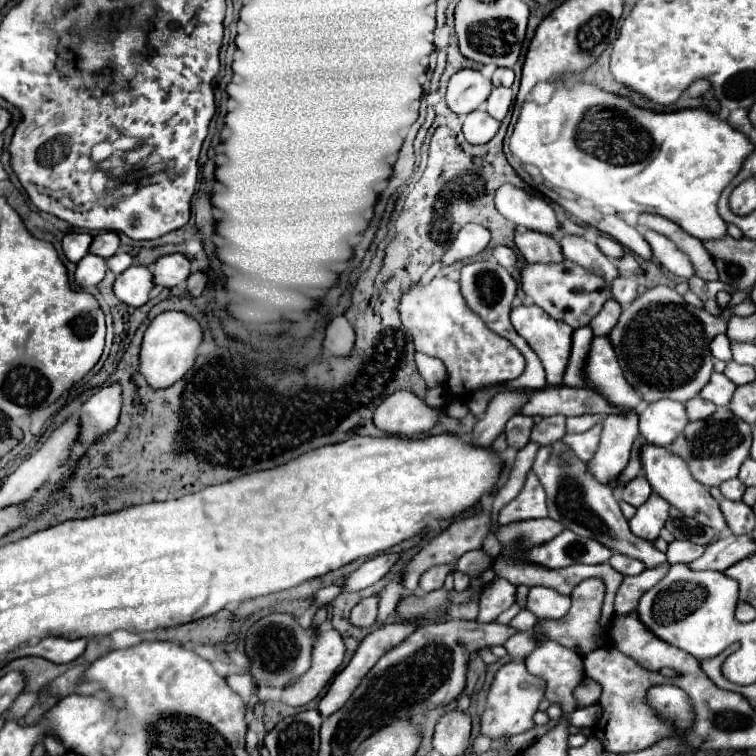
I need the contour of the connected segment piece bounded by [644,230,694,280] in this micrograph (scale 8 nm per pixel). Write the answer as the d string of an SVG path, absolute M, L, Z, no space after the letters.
M644 230L644 232L644 238L650 244L655 260L680 278L688 280L694 276L692 264L688 262L686 254L680 252L666 236L660 236L658 232L652 230Z

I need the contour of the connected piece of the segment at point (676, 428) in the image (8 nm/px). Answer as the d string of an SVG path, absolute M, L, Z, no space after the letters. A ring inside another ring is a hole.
M676 400L650 402L640 414L640 434L654 446L670 446L686 424L684 404Z

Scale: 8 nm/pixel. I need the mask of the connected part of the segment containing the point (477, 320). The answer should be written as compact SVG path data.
M436 276L426 286L414 284L402 298L398 310L404 328L414 338L416 350L440 358L446 364L446 390L450 396L468 396L484 386L514 380L524 370L524 356L506 338L488 330L484 320L468 308L458 280Z

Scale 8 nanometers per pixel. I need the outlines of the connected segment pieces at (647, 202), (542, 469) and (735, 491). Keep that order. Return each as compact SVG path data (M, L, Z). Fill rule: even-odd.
M576 84L574 88L558 88L552 96L552 100L544 106L538 106L538 104L532 104L532 102L526 102L520 110L520 118L514 126L514 134L510 138L510 152L524 164L534 164L540 168L544 180L554 186L554 188L564 188L568 192L572 192L574 196L578 198L586 198L590 200L596 208L616 208L616 212L638 212L638 214L658 214L658 216L664 216L672 222L676 222L678 226L682 226L688 234L700 238L700 240L706 240L706 238L720 238L726 234L726 222L720 218L718 214L718 198L722 194L722 190L730 184L730 180L740 172L742 168L742 162L746 160L746 156L752 152L752 144L750 140L736 132L734 128L728 126L728 122L722 122L718 120L714 114L706 112L706 110L678 110L678 112L668 112L668 114L656 114L656 112L650 112L650 110L640 110L636 106L632 106L626 98L620 98L616 94L608 94L596 86L590 86L590 84Z
M562 440L552 444L552 446L542 446L536 454L532 470L534 470L540 484L546 490L548 516L552 520L564 524L564 528L576 532L578 536L586 536L586 538L592 538L592 540L604 544L612 552L618 552L618 554L624 554L624 556L630 556L630 558L636 558L636 560L644 562L646 568L652 568L652 566L658 566L658 564L666 562L664 552L656 550L652 542L648 542L644 538L638 538L630 532L628 520L622 516L612 488L610 486L600 486L600 482L596 482L592 478L592 474L588 474L586 464L580 462L564 446Z
M732 478L732 480L726 480L720 484L720 492L724 498L734 498L734 500L740 500L742 494L744 494L746 486L738 480L738 478ZM732 494L732 496L730 496Z

